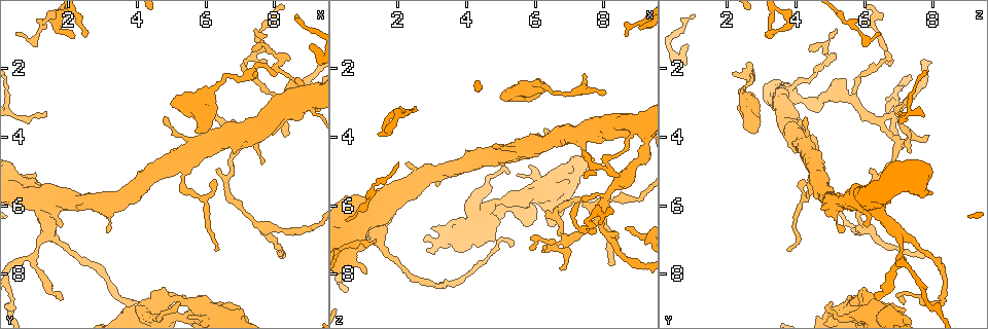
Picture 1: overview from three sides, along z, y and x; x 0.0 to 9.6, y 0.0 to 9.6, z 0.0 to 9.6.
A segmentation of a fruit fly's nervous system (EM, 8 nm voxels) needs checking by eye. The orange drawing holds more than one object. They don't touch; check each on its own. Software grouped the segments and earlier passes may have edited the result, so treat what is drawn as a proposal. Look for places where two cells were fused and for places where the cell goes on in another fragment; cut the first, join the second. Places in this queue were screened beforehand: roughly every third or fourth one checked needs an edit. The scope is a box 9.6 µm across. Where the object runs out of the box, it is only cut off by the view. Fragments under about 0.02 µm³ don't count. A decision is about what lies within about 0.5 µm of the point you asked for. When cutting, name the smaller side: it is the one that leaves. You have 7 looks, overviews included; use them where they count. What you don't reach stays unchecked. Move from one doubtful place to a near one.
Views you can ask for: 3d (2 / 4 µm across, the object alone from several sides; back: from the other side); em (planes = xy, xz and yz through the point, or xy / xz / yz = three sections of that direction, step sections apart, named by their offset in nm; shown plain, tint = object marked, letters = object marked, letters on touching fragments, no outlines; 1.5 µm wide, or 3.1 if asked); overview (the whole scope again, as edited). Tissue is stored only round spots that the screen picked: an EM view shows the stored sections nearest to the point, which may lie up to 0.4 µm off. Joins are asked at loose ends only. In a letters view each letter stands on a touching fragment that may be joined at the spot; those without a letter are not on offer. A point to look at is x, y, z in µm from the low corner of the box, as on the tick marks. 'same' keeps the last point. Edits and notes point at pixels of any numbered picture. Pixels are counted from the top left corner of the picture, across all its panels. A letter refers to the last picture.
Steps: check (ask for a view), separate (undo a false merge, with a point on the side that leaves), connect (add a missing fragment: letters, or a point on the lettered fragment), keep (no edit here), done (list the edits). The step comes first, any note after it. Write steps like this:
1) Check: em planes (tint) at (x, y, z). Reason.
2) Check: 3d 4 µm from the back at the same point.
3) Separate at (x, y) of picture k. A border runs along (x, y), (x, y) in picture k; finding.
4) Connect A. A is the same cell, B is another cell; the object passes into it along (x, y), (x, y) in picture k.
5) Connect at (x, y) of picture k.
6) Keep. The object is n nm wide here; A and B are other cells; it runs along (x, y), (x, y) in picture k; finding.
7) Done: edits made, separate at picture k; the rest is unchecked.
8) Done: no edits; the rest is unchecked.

Check: 3d 4 µm at (7.30, 3.80, 3.95). Thick turns thin.

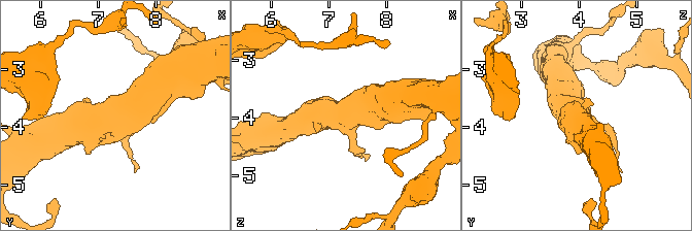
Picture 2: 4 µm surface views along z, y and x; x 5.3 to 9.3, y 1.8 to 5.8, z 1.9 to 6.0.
Check: em planes (letters) at (7.25, 3.80, 3.90). Need the tissue.

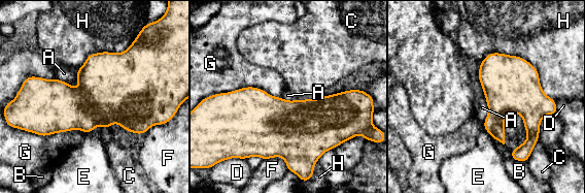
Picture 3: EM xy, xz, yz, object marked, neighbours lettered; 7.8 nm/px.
Keep. A, B, C, D, E, F, G and H are other cells; one cell here.

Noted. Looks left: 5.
Check: em xy step 8 (letters) at (4.75, 3.40, 4.30). Tapers out.

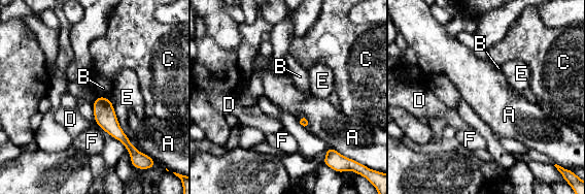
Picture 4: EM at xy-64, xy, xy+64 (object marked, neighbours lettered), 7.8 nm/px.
Keep. The object is 160 nm wide here; A, B, C, D, E and F are other cells; a border runs along (328, 146), (336, 150) in picture 4; none of them fits.

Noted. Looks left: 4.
Check: 3d 4 µm at (7.35, 2.15, 2.15).

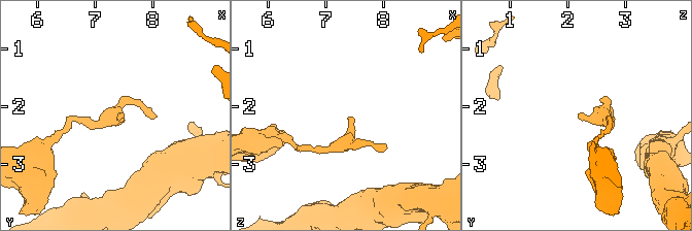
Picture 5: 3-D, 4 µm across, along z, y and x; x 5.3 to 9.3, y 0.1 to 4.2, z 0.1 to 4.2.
Check: em yz step 8 (plain) at (7.40, 2.10, 2.20).

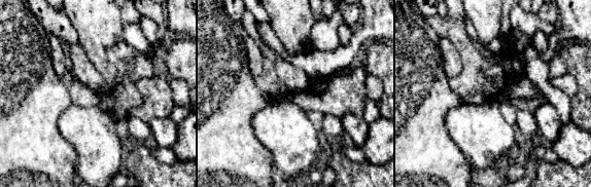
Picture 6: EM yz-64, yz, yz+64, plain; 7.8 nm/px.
Check: em yz step 8 (letters) at the same point.

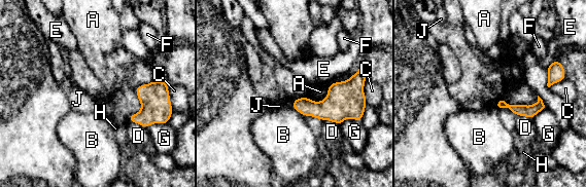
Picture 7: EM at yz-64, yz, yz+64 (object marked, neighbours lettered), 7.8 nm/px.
Keep. A, B, C, D, E, F, G, H and J are other cells; it runs along (498, 105), (516, 109), (543, 107) in picture 7; none of them fits.

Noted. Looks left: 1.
Done: no edits; the rest is unchecked.

